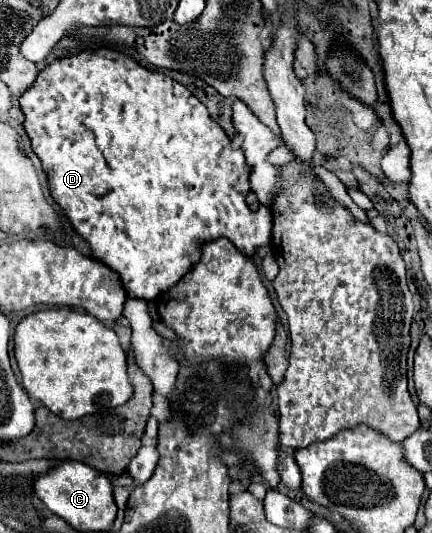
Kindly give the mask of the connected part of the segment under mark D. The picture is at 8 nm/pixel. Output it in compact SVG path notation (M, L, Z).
M112 49L82 51L78 55L68 55L68 57L56 59L46 69L42 69L38 73L32 89L28 89L20 97L20 107L26 117L24 129L32 141L34 153L42 161L42 169L48 177L48 187L50 187L54 201L62 207L64 215L70 219L74 231L90 243L92 255L120 275L122 285L130 299L154 301L160 293L164 293L172 285L176 285L200 261L202 245L208 241L214 241L218 237L230 239L236 245L236 249L246 257L252 257L260 247L270 245L272 213L254 213L254 211L250 211L250 207L246 203L246 197L252 191L252 187L250 187L250 169L248 169L248 163L244 161L244 151L232 149L230 137L218 123L214 123L210 119L208 109L184 85L176 83L168 75L148 71L148 69L140 67L132 57L116 53Z

